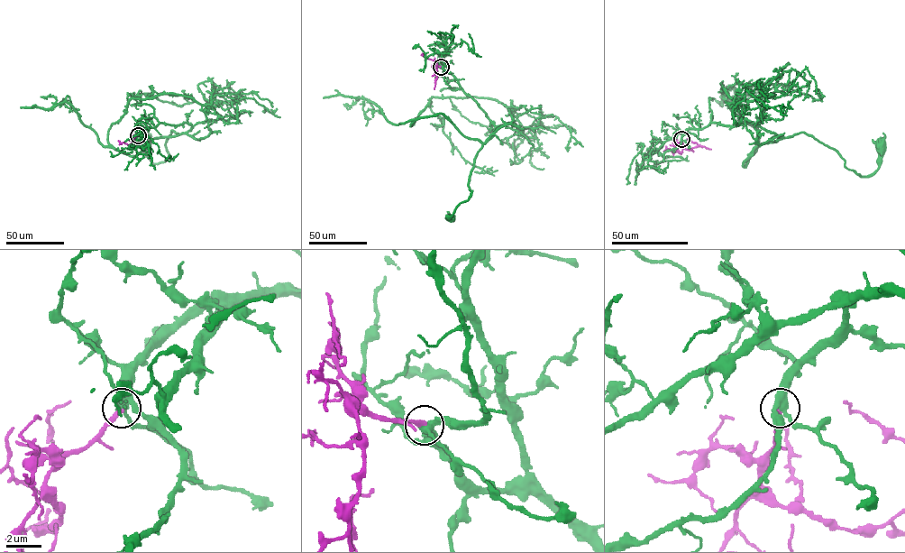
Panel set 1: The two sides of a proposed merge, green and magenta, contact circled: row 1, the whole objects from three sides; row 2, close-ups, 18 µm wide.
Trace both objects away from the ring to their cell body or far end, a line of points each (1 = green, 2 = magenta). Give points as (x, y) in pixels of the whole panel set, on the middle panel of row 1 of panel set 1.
1: (441, 67), (456, 78), (495, 127), (477, 152), (468, 185), (470, 196), (448, 217)
2: (441, 67), (435, 66), (435, 80), (437, 70)

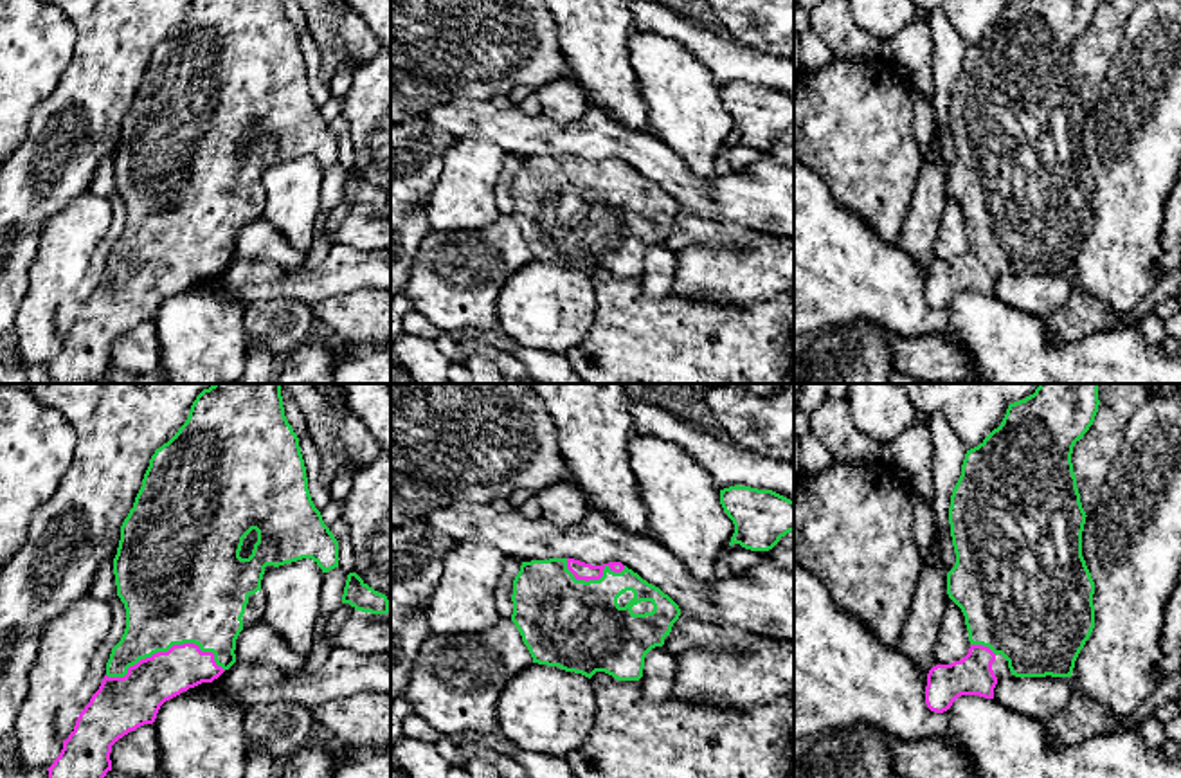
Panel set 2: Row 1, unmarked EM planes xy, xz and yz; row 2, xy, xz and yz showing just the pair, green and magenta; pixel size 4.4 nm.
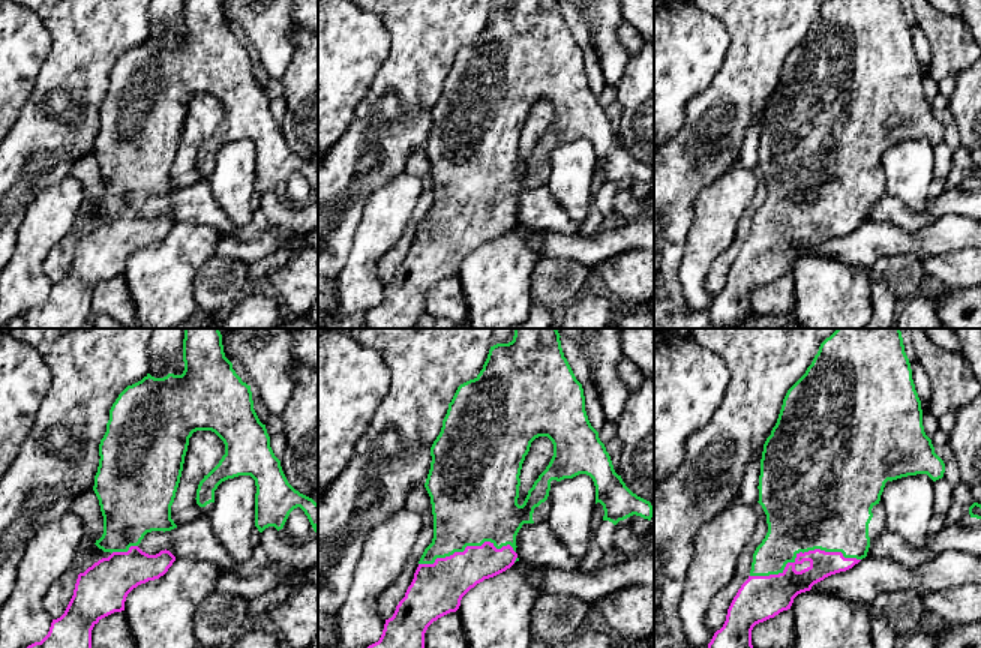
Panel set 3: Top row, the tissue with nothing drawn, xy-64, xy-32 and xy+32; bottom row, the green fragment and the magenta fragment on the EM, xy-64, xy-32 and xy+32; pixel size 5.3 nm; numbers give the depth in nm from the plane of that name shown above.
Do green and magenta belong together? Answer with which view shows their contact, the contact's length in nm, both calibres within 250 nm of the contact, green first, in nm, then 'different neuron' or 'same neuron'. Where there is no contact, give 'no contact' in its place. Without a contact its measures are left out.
xy | 550 nm | 440/220 nm | same neuron

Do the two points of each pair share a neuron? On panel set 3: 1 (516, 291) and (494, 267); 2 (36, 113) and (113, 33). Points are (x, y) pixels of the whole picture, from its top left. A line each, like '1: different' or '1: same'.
1: same
2: same

